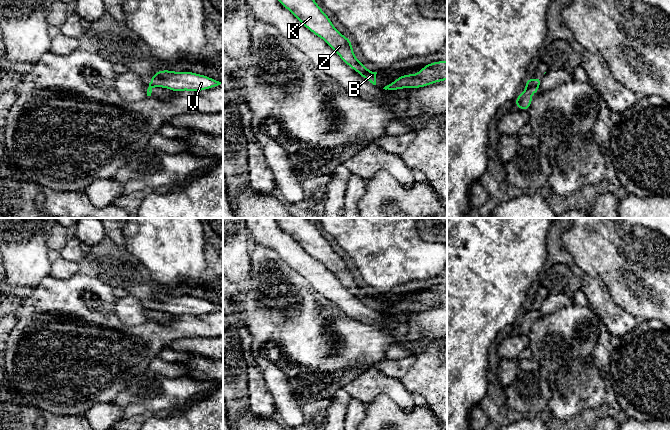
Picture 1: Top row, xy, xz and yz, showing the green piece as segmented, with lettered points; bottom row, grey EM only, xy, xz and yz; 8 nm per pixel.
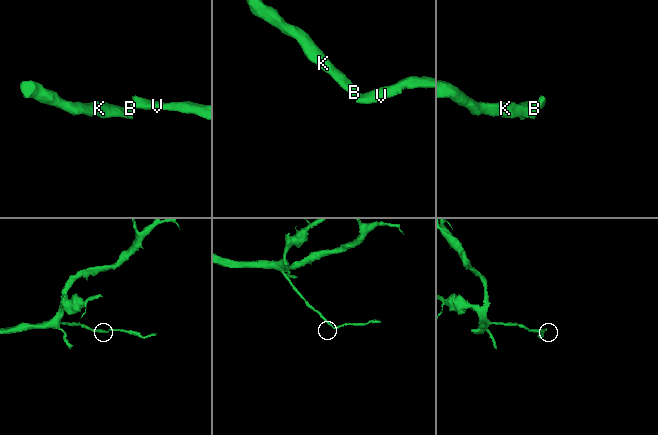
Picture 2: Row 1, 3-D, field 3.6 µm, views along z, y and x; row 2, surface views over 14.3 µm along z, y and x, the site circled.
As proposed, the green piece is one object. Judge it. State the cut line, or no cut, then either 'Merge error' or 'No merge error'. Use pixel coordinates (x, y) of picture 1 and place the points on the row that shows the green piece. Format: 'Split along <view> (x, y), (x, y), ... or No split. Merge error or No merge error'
Split along yz (526, 86), (537, 87). Merge error

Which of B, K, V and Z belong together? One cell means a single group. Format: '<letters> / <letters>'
B K Z / V

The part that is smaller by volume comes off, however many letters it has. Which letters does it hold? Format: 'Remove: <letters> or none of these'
Remove: V

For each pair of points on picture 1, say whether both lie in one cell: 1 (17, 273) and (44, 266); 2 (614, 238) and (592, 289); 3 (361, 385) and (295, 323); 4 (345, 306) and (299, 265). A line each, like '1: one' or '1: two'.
1: one
2: two
3: two
4: one

